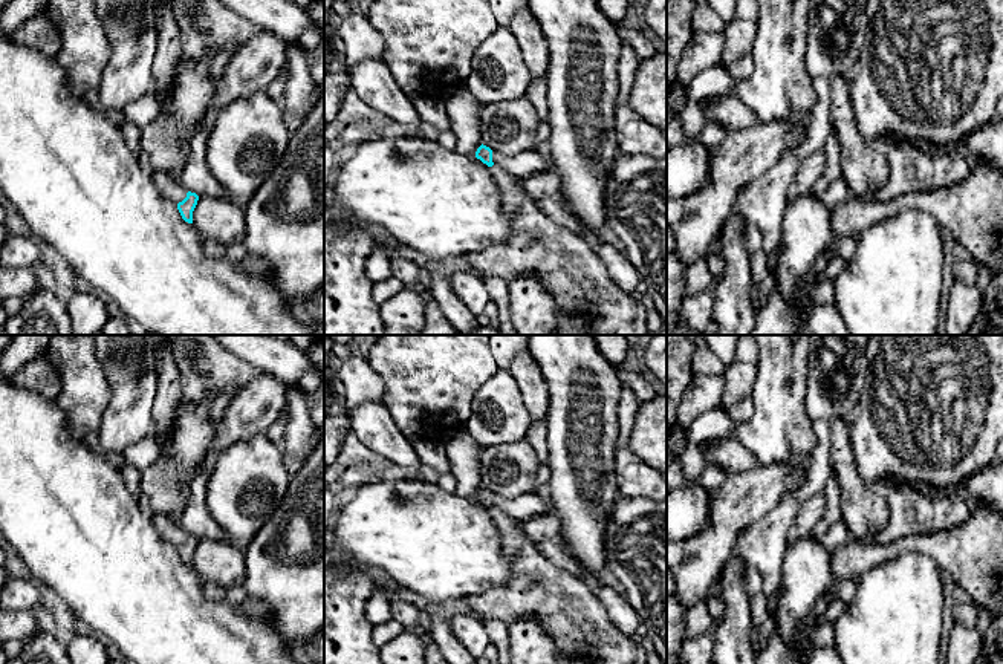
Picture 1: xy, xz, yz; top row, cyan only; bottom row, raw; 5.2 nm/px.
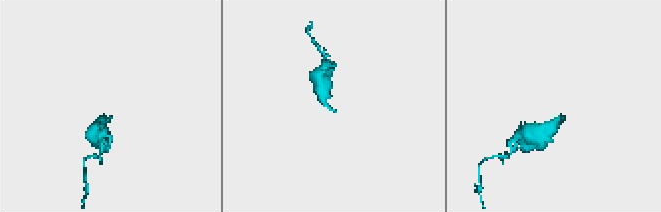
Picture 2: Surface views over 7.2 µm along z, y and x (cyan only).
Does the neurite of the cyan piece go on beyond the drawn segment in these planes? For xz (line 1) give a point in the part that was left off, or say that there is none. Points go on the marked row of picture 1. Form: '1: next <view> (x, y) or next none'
1: next none

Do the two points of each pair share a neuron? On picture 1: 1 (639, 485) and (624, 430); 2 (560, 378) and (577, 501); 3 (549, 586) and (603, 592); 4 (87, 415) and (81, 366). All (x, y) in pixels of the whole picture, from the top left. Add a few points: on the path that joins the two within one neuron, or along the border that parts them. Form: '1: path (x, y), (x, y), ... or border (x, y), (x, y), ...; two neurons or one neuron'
1: path (630, 471), (623, 456), (623, 444); one neuron
2: path (581, 409), (583, 470); one neuron
3: border (592, 589), (612, 621); two neurons
4: path (84, 403), (83, 378); one neuron

